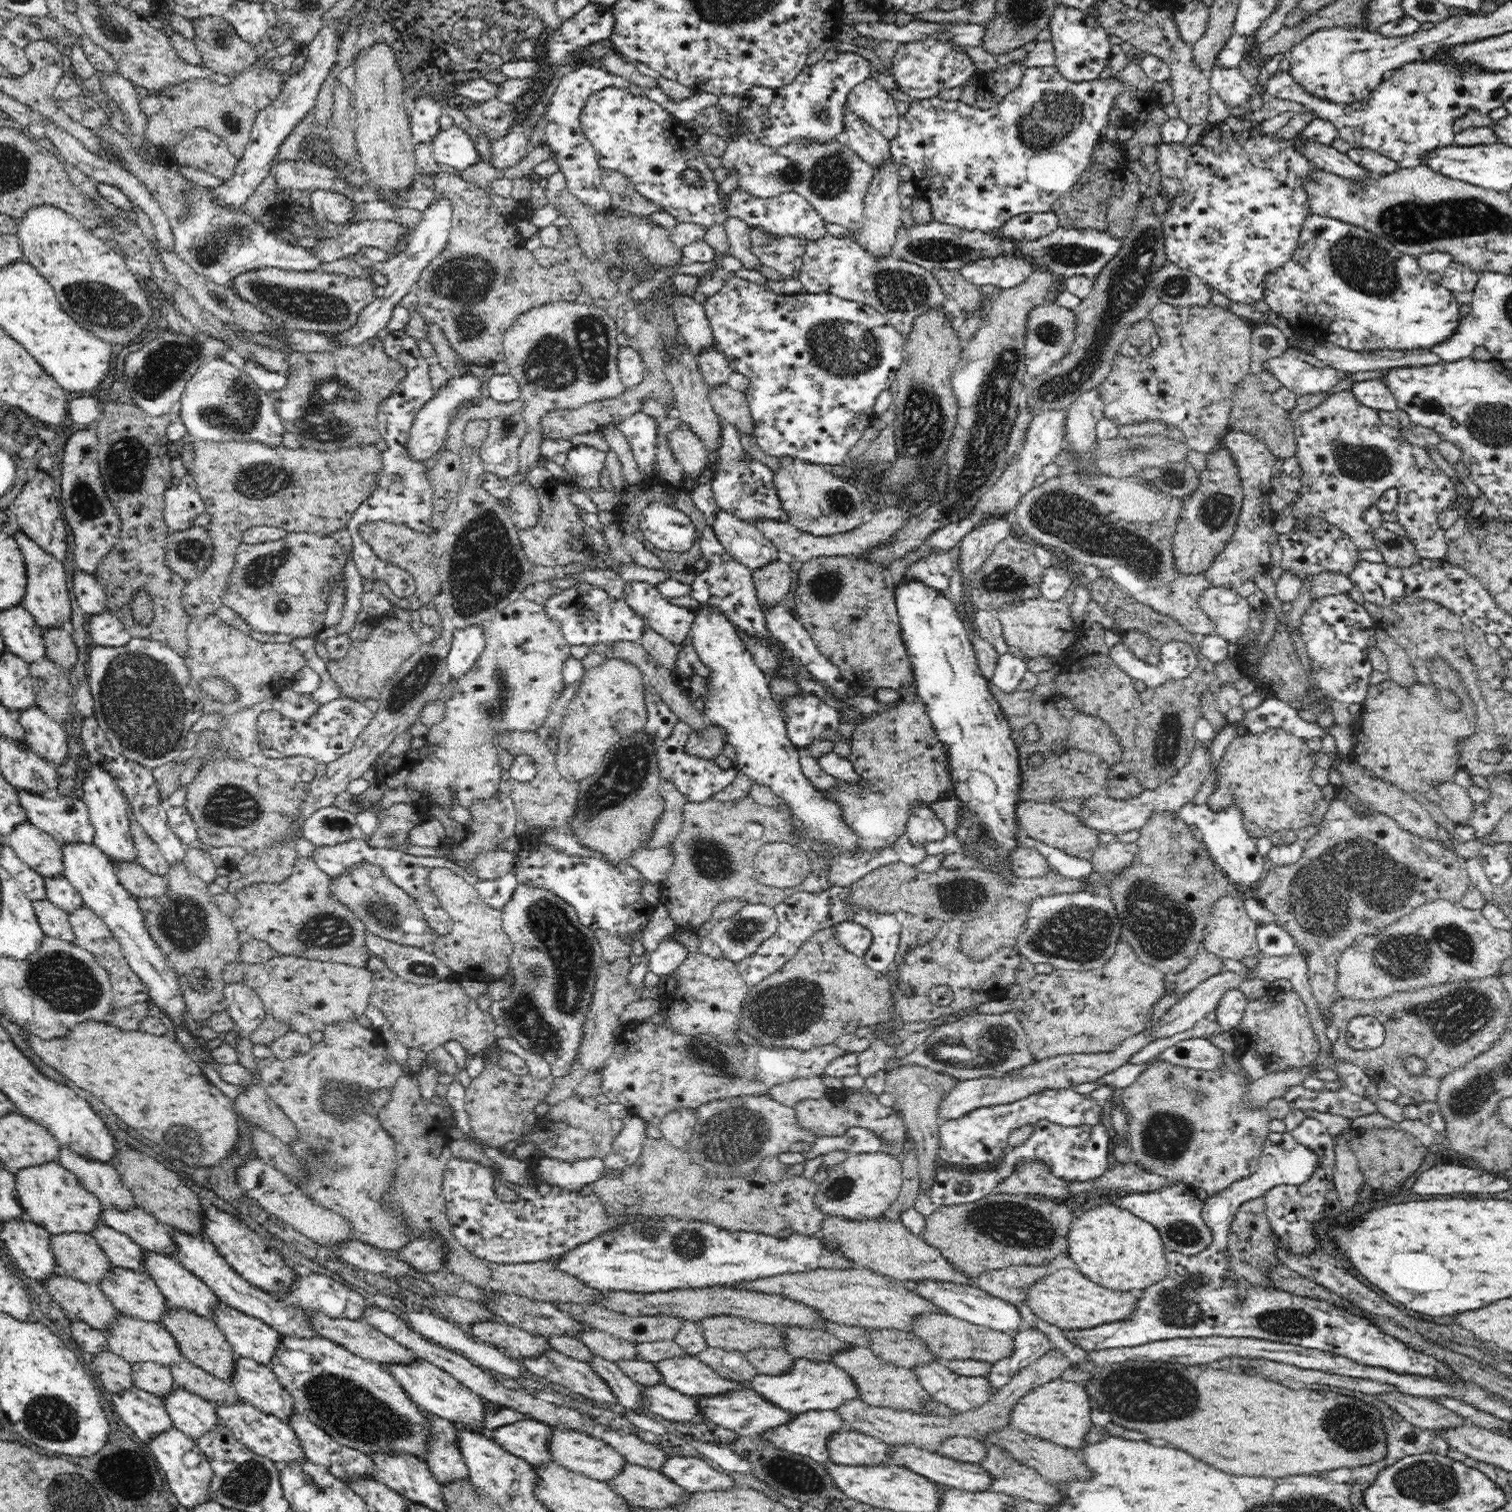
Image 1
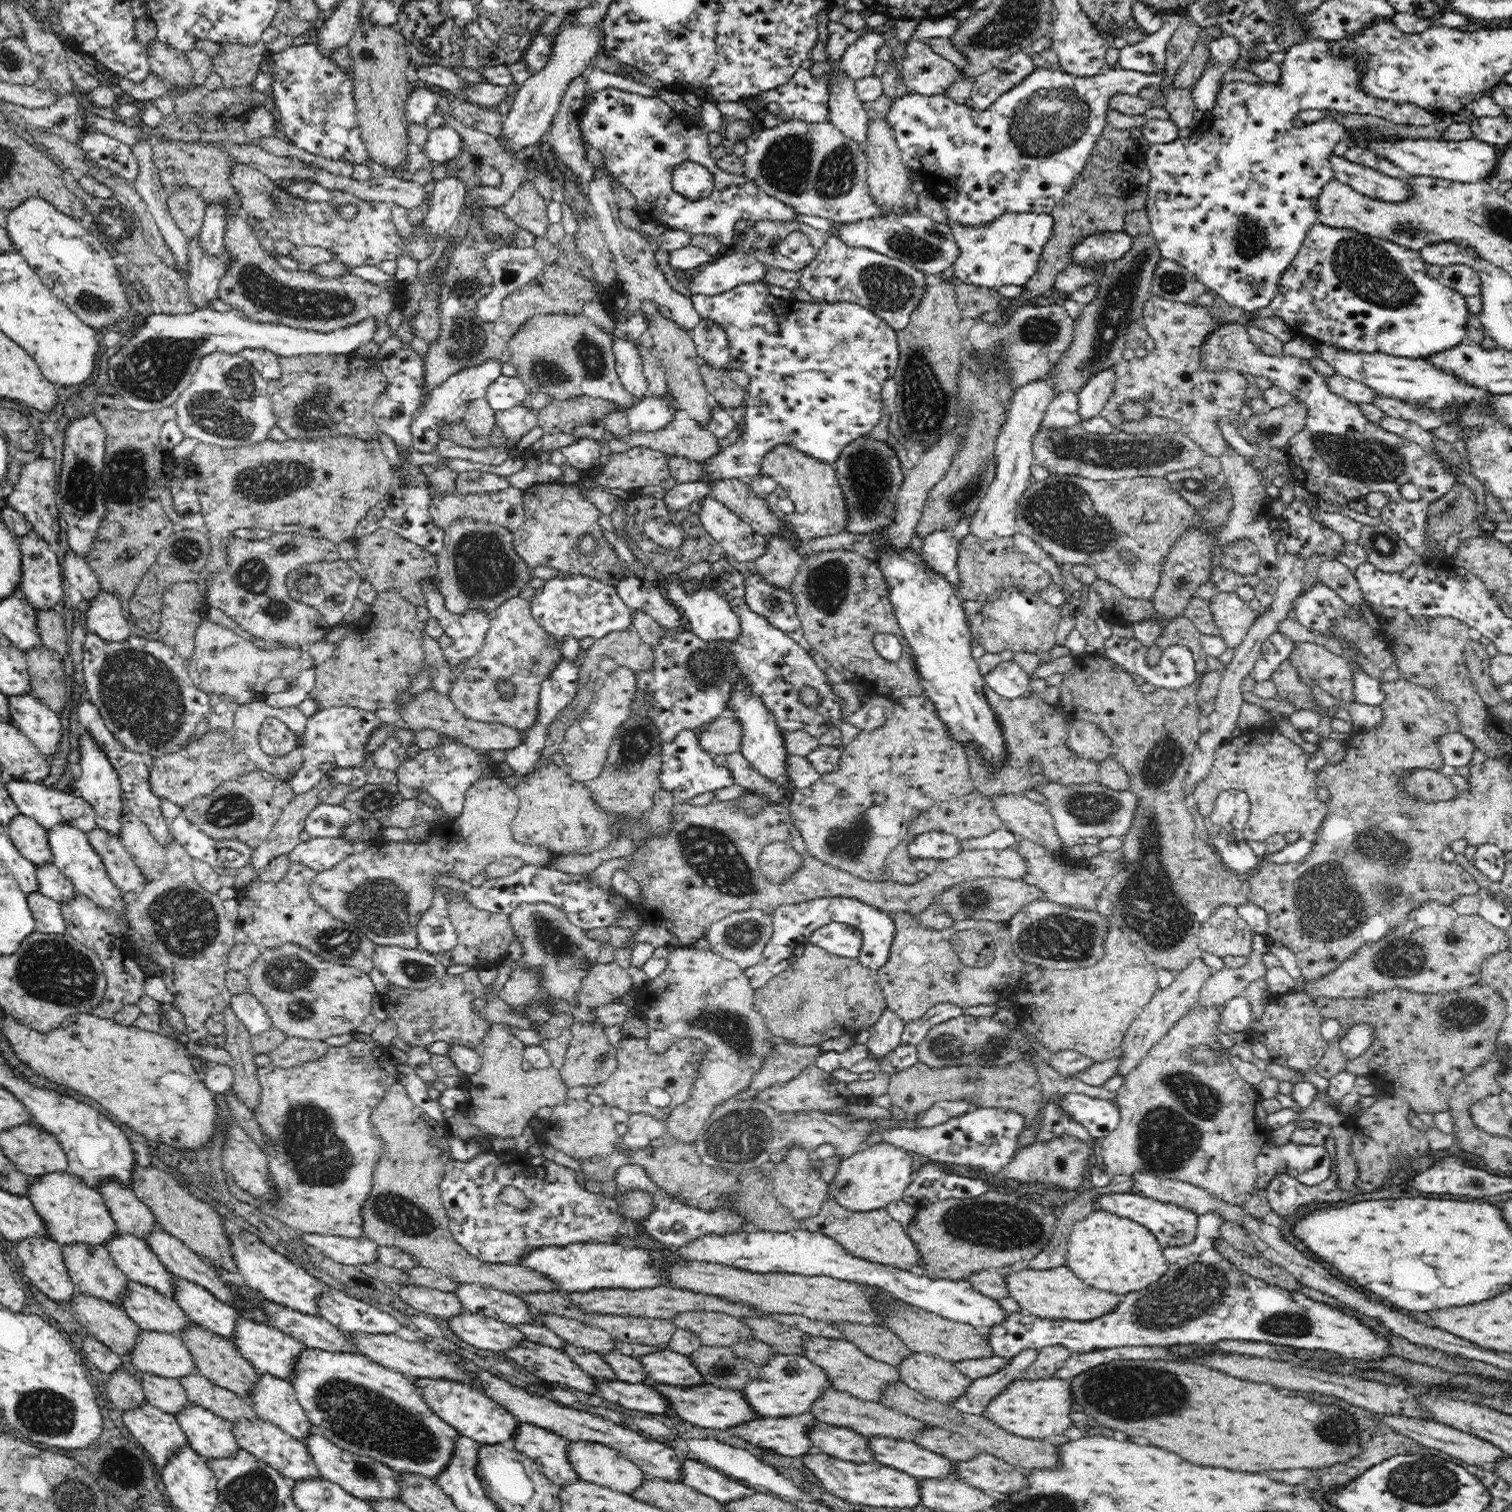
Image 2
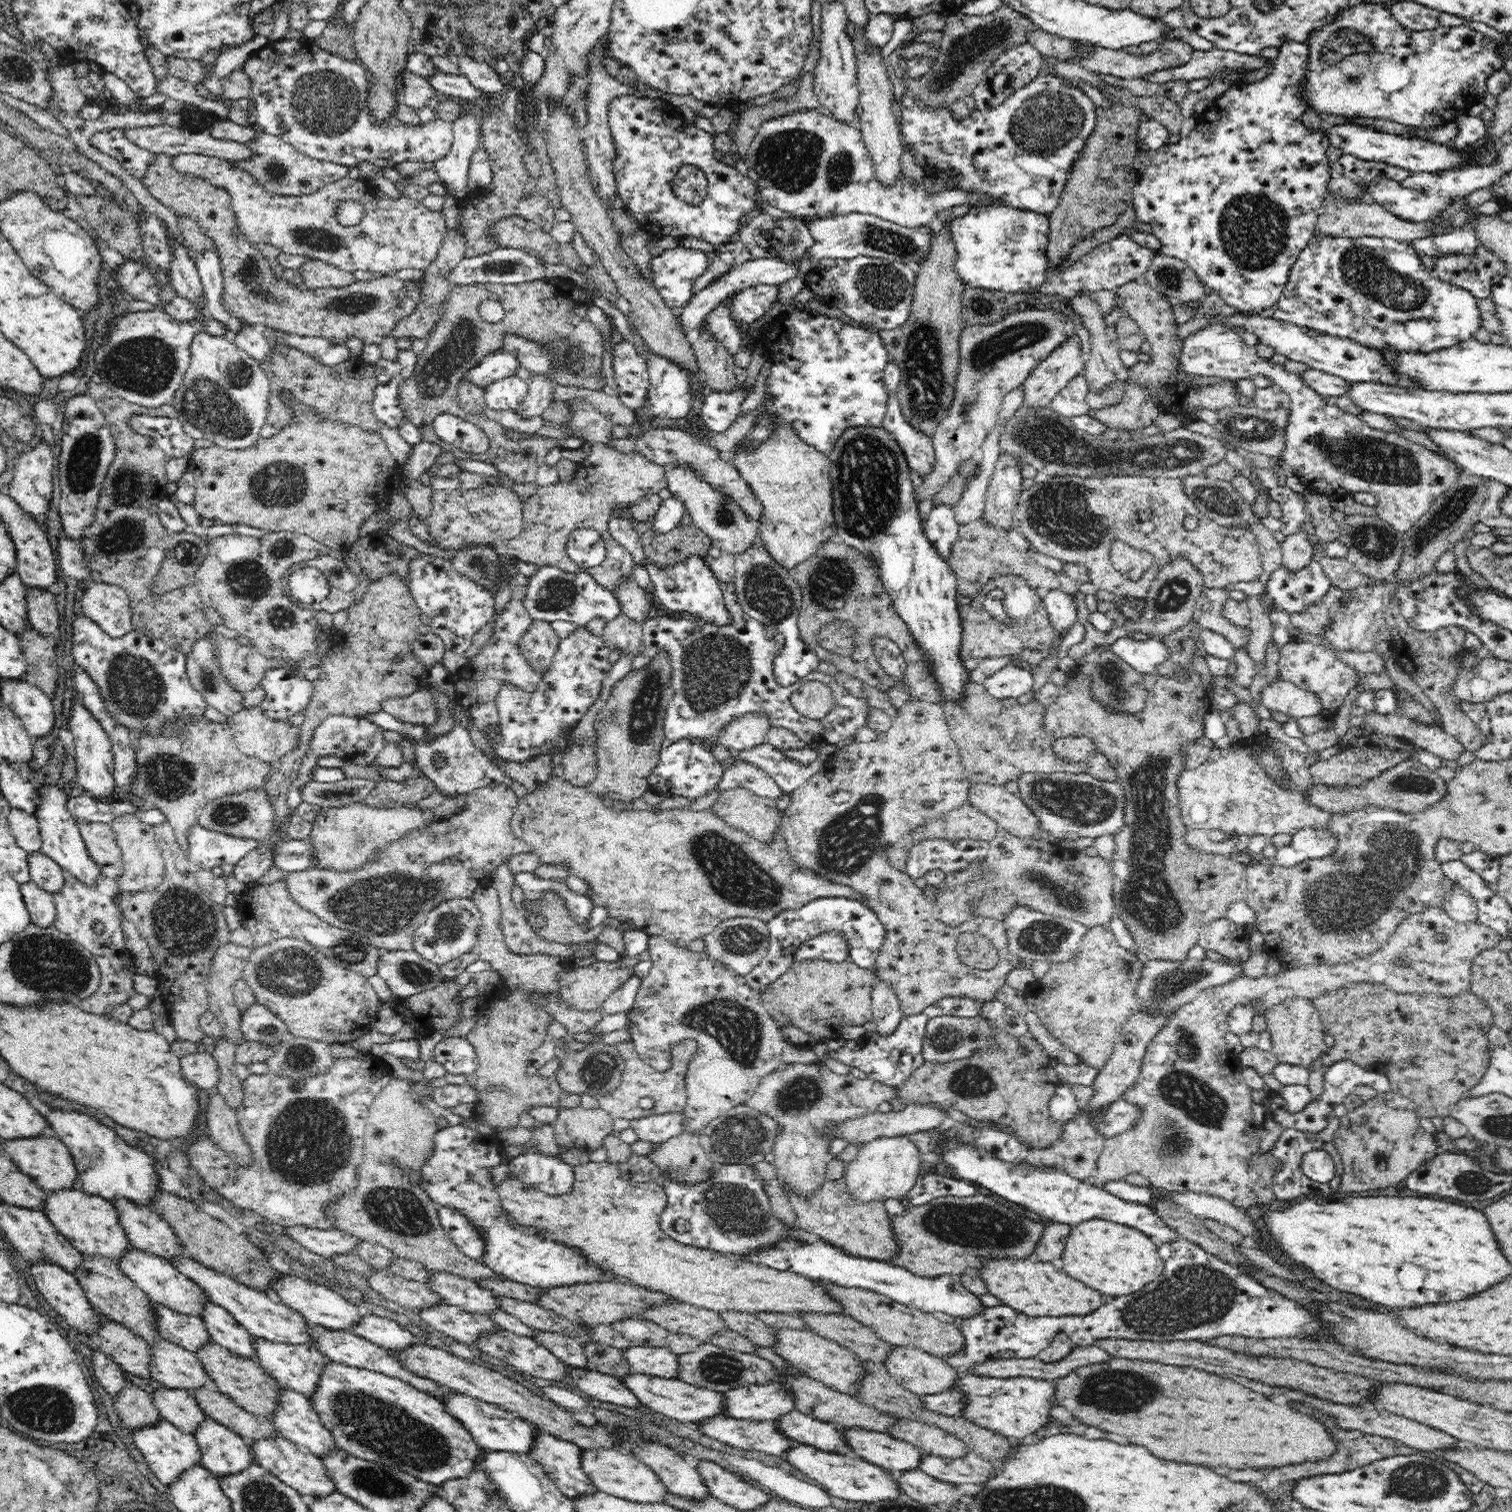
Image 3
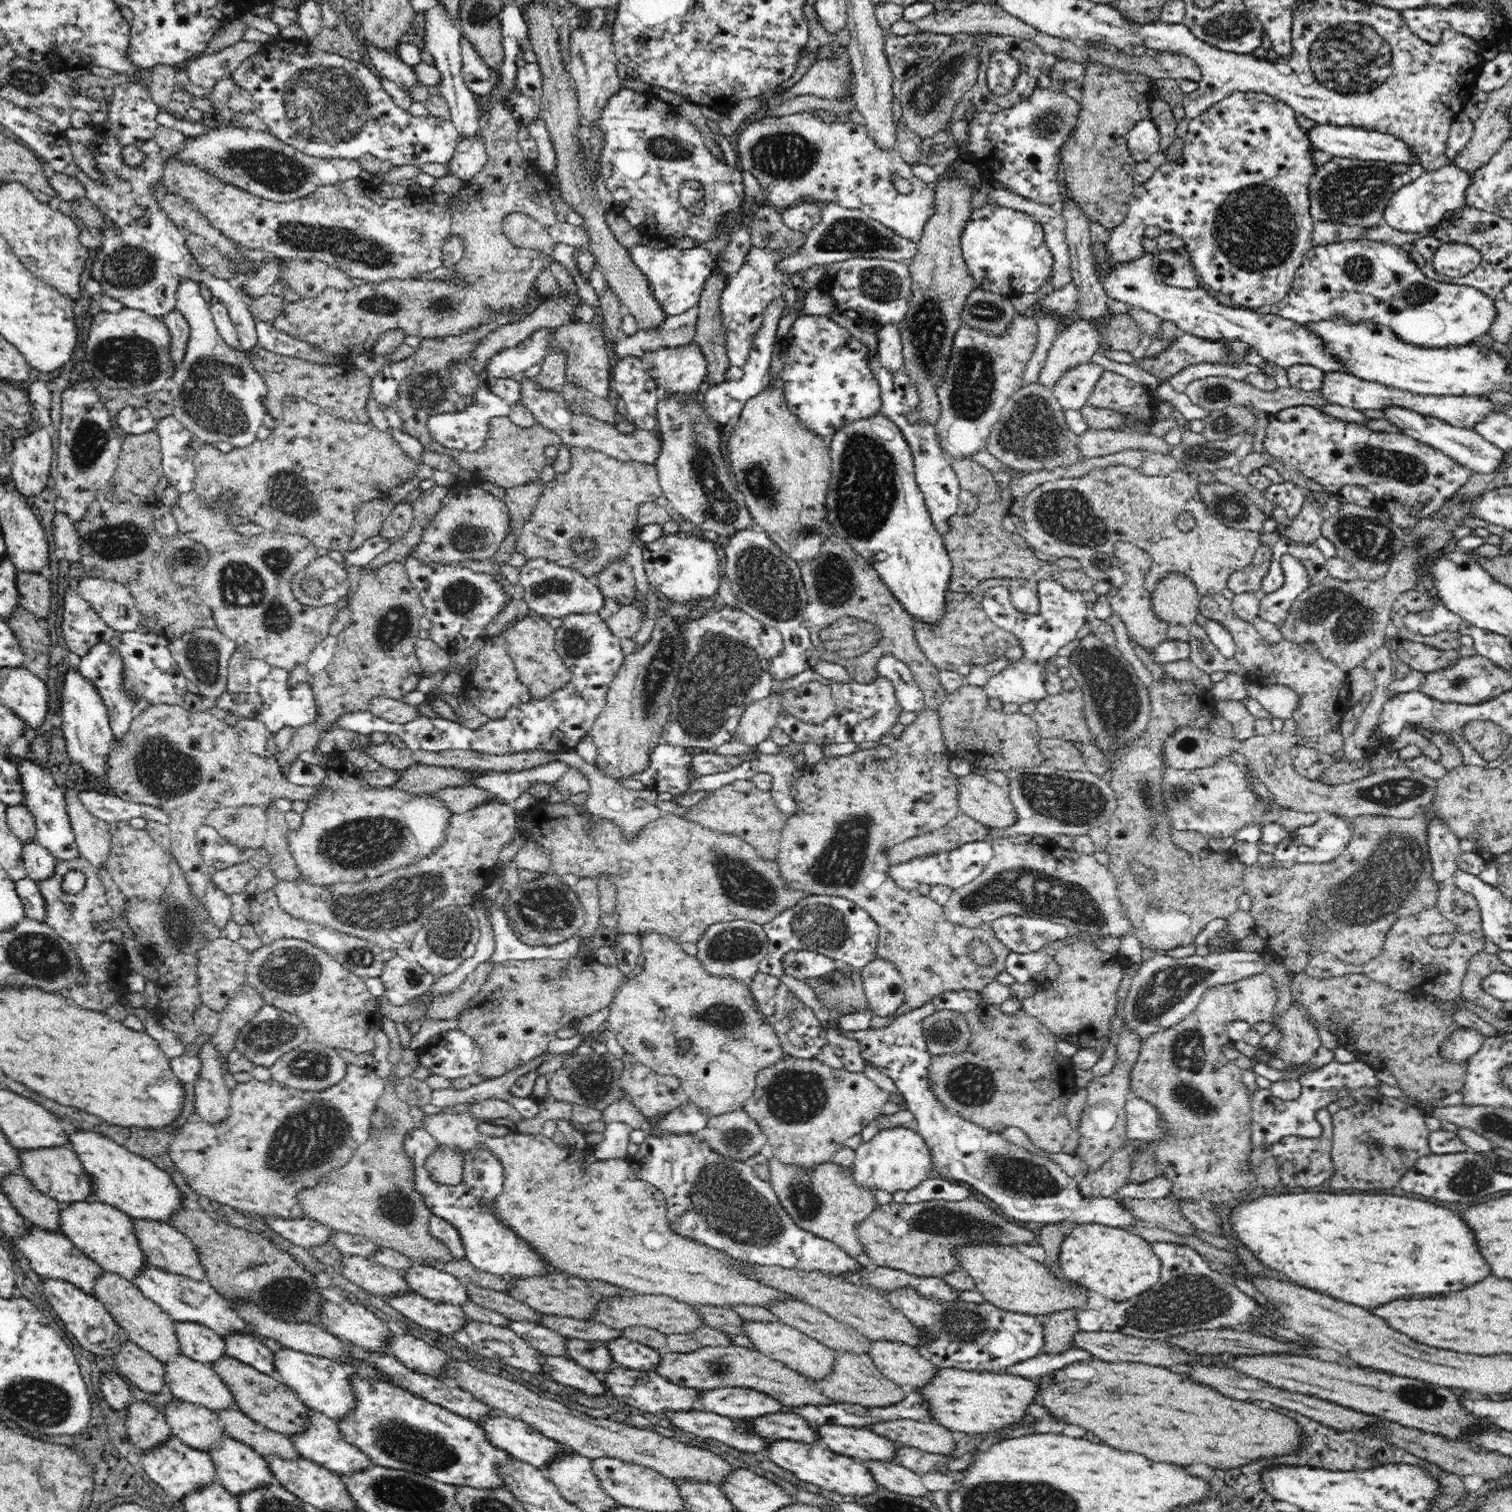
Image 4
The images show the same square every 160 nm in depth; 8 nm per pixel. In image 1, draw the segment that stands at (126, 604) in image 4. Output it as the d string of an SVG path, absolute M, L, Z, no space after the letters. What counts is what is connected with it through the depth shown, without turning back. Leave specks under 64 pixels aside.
M110 611L92 617L89 624L88 634L98 646L123 647L132 638L131 633Z

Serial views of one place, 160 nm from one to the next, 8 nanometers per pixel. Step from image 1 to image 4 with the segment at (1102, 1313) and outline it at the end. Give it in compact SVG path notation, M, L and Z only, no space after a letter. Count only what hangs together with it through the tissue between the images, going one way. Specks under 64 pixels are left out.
M980 1245L975 1247L964 1247L959 1250L959 1259L962 1268L968 1271L976 1282L976 1290L982 1293L987 1303L994 1304L1000 1309L1005 1309L1019 1314L1028 1314L1046 1318L1050 1314L1066 1312L1066 1310L1083 1310L1090 1308L1086 1288L1082 1284L1068 1284L1058 1274L1054 1274L1042 1262L1036 1261L1033 1257L1023 1255L1016 1247Z

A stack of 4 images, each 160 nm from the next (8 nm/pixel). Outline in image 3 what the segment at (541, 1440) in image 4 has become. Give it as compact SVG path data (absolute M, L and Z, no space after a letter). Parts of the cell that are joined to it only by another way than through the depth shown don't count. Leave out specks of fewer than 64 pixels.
M443 1388L443 1391L435 1396L444 1405L444 1411L460 1422L460 1425L470 1433L474 1443L487 1452L494 1450L507 1450L520 1454L528 1452L532 1444L534 1427L527 1420L520 1419L517 1414L498 1404L492 1404L456 1390Z

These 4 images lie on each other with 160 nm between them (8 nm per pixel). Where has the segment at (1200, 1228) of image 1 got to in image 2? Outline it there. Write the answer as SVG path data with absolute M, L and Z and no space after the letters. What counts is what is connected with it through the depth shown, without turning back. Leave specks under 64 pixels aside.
M1136 1192L1114 1193L1099 1198L1097 1209L1104 1209L1120 1216L1131 1218L1148 1227L1159 1240L1161 1249L1166 1247L1185 1247L1191 1245L1197 1237L1197 1226L1199 1215L1187 1206L1180 1206L1175 1202L1156 1200L1144 1197Z

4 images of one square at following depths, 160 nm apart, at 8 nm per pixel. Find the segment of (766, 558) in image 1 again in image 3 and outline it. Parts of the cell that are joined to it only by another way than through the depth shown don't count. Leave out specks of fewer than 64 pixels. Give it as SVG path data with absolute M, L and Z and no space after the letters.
M683 468L668 469L667 479L667 488L673 495L679 496L685 502L686 508L693 518L693 523L704 534L707 534L713 540L714 546L720 548L722 552L726 551L737 557L759 544L758 525L748 519L746 514L736 506L736 502L730 500L726 494L710 489L710 485L700 481Z

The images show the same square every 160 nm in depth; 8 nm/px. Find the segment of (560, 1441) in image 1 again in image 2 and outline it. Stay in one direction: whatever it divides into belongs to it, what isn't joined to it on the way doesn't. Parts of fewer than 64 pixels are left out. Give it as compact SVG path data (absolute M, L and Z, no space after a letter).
M588 1440L568 1441L566 1444L566 1459L568 1459L568 1463L570 1463L570 1467L576 1473L577 1478L612 1490L624 1491L626 1494L640 1484L644 1475L632 1461L622 1456L616 1449L599 1442Z

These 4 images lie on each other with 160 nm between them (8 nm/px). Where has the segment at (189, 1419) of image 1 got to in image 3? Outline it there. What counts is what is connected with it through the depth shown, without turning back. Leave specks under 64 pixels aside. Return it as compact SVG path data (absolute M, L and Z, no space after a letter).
M205 1415L198 1423L198 1427L191 1435L196 1439L198 1451L200 1451L200 1464L215 1476L218 1474L234 1474L236 1470L244 1470L244 1466L248 1466L248 1462L252 1458L248 1455L248 1440L245 1437L208 1415Z

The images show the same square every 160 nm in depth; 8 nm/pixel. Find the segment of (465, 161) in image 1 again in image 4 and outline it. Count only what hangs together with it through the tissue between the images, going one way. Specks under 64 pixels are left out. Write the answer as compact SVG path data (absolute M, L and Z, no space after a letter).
M284 39L266 44L233 70L235 84L249 90L253 112L268 126L269 133L284 144L311 157L358 161L364 154L388 160L394 166L448 162L456 152L458 134L450 120L432 115L413 116L400 109L366 65L328 54L310 41Z

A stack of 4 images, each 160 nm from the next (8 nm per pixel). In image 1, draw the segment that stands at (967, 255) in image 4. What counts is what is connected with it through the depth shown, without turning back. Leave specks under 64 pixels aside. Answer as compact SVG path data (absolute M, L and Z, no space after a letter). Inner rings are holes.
M1054 209L1048 212L1019 214L1001 228L1011 238L1040 238L1059 227L1059 218ZM1008 255L973 262L961 268L963 277L977 287L992 284L1002 290L1026 282L1033 271L1028 261L1014 259Z

